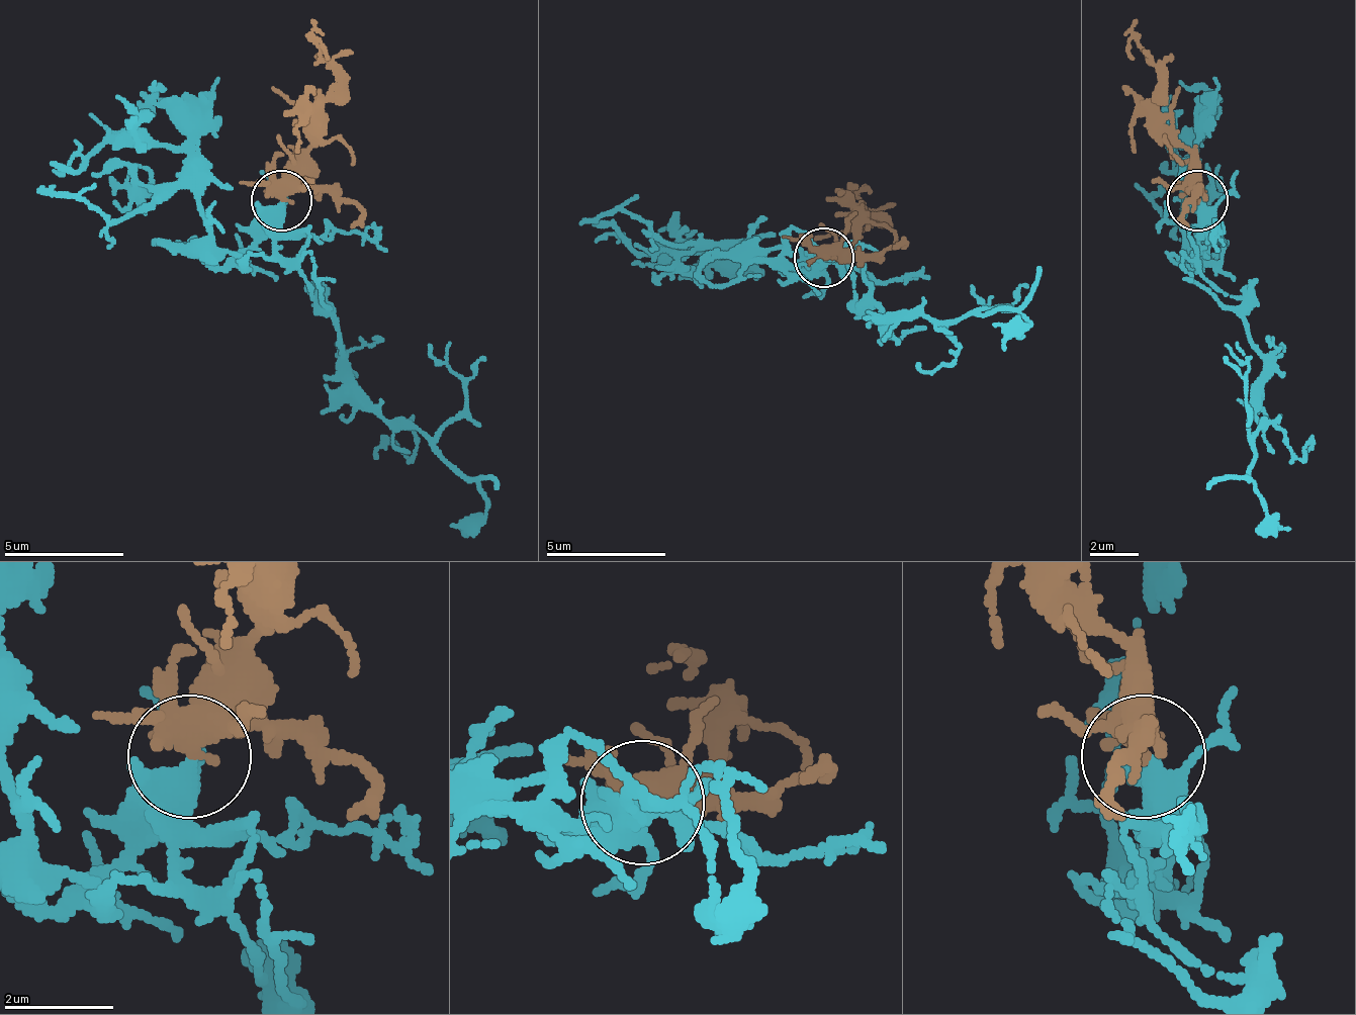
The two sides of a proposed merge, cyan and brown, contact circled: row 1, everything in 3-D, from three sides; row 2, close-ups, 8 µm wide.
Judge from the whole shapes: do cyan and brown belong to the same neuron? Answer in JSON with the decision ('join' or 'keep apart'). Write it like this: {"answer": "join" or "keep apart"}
{"answer": "join"}

